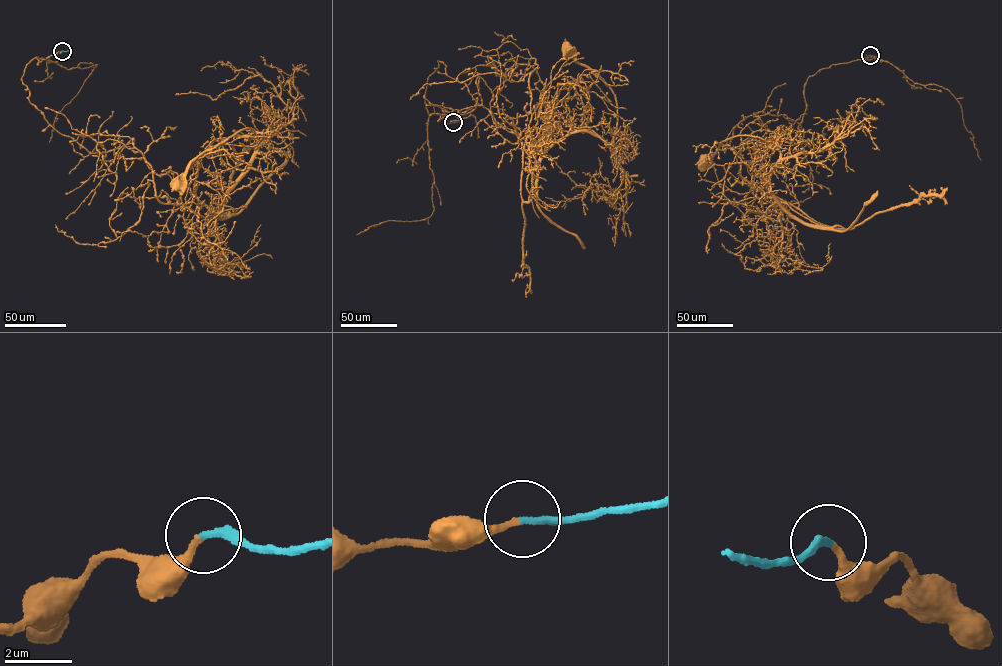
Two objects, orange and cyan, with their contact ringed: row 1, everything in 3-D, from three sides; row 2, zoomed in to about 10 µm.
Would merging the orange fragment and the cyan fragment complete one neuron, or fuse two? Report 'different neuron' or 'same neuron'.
same neuron

